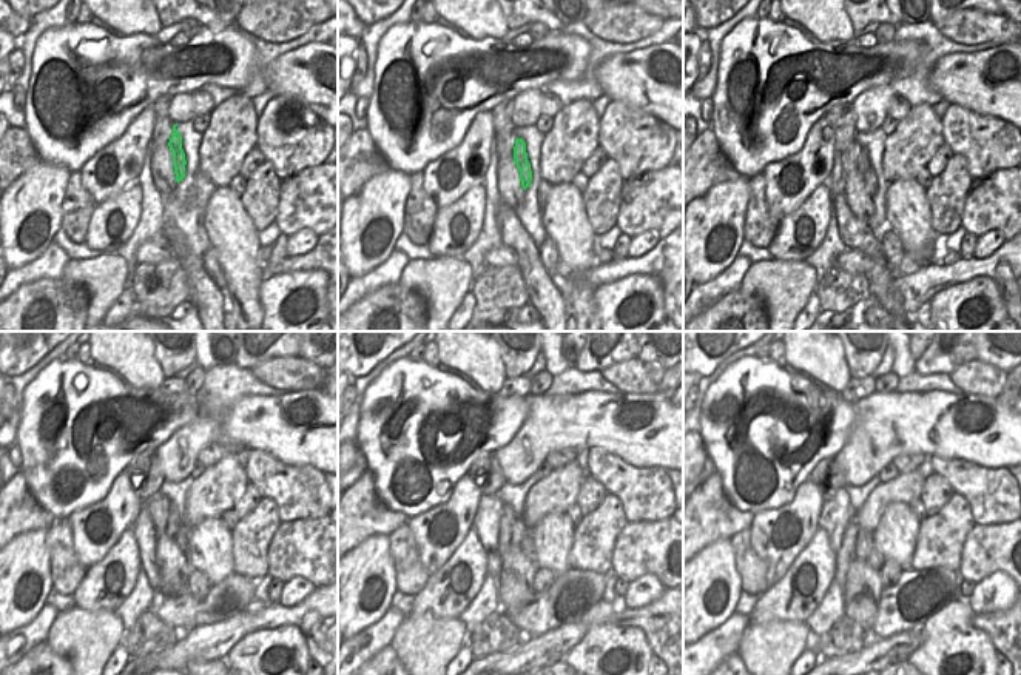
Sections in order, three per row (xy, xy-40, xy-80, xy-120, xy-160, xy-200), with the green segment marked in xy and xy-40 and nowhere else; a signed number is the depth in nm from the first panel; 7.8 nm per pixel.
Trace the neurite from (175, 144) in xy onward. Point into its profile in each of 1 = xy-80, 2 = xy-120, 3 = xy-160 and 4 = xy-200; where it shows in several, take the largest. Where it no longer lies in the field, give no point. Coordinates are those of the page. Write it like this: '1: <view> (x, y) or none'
1: xy-80 (864, 165)
2: xy-120 (176, 529)
3: xy-160 (522, 537)
4: xy-200 (865, 549)

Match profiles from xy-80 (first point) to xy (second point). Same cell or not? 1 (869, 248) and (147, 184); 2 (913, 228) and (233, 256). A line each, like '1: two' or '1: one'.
1: two
2: one

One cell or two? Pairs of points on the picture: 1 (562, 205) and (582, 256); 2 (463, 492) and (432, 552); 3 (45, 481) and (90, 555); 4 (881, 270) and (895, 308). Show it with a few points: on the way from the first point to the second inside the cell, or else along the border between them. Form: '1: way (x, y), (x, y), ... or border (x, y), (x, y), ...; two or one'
1: way (565, 218), (576, 244); one
2: way (458, 510), (458, 535), (451, 544); one
3: border (99, 501), (73, 512), (67, 518); two
4: way (881, 279), (881, 285), (890, 299); one

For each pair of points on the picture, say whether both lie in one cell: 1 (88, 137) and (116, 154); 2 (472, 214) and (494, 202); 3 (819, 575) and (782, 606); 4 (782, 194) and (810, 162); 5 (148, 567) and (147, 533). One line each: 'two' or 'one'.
1: two
2: two
3: one
4: one
5: one

